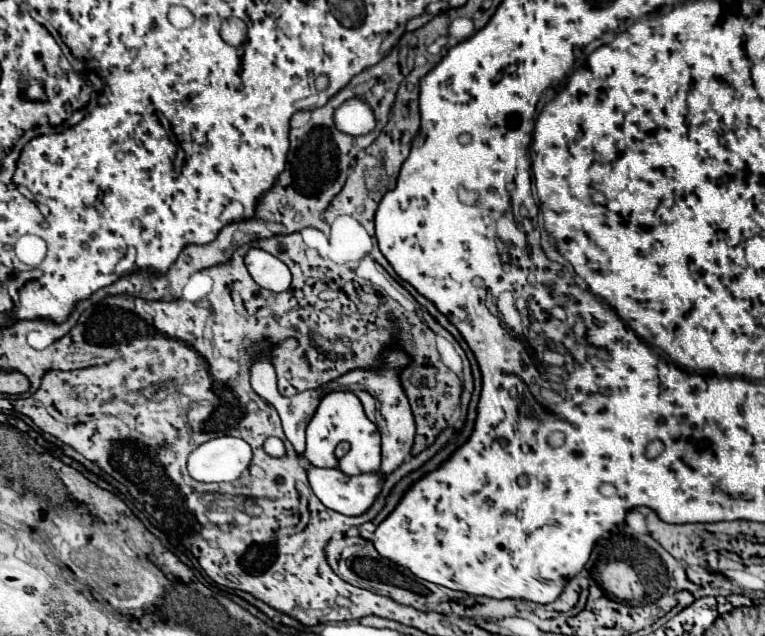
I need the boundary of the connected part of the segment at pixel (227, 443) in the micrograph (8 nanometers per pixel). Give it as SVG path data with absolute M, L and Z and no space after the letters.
M216 437L188 457L188 475L200 483L222 483L238 479L252 461L252 449L236 437Z

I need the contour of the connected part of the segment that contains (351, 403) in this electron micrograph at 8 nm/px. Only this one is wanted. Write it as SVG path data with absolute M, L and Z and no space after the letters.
M336 391L336 393L328 393L312 421L308 423L308 429L306 429L306 451L304 451L304 459L314 465L314 467L328 467L328 469L334 469L338 467L338 457L332 455L332 451L336 449L338 443L342 441L350 441L354 437L358 437L358 445L364 445L366 441L366 435L372 431L372 471L378 471L380 467L380 433L376 429L376 425L366 417L364 409L362 409L362 403L360 399L354 395L354 393L348 393L348 391Z

